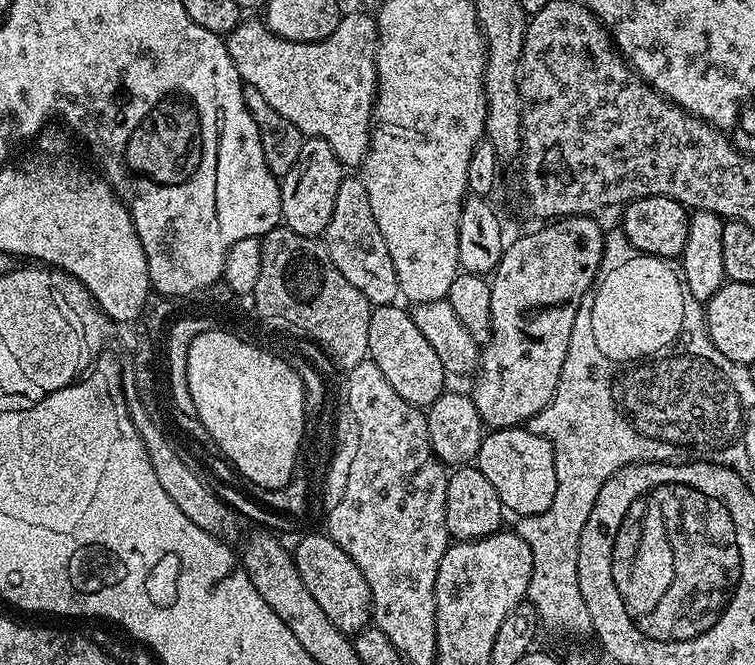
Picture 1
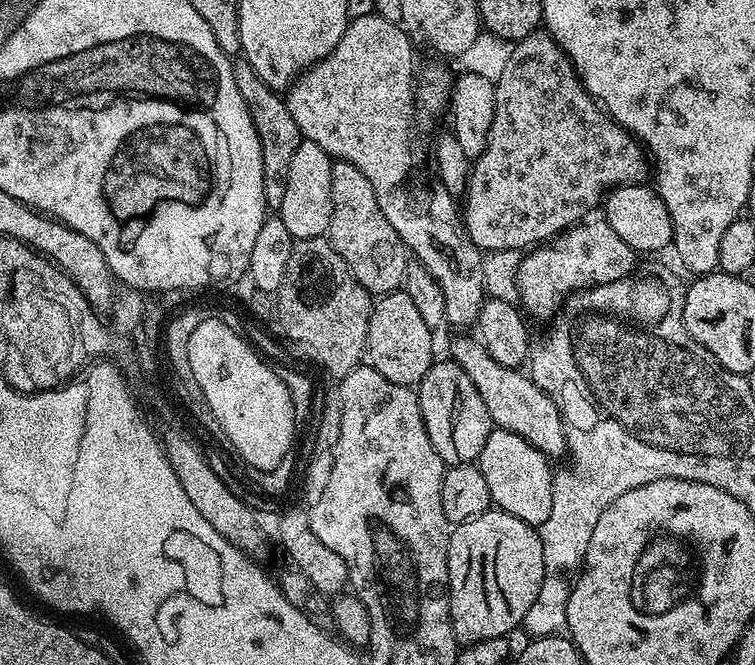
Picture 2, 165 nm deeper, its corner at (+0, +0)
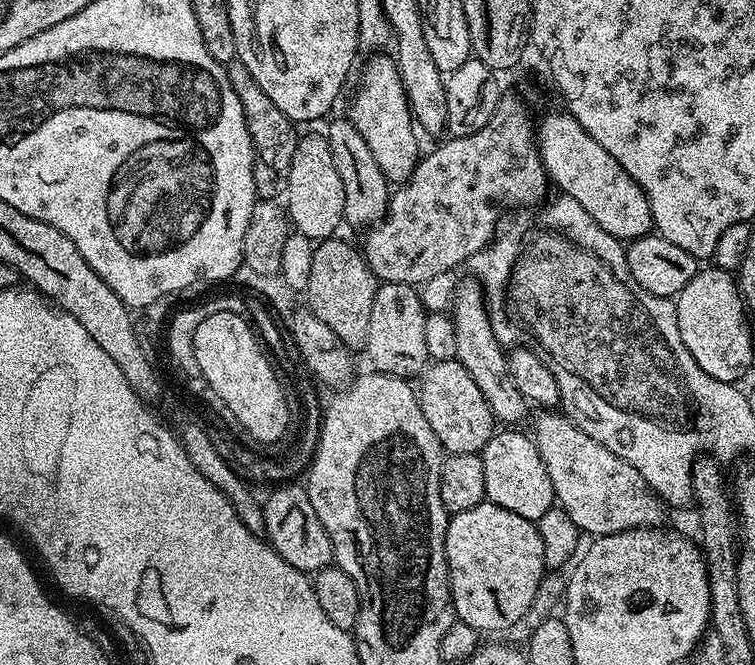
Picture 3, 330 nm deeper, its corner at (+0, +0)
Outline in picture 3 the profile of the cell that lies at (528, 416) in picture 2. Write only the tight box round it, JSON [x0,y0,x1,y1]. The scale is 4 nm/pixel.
[531,410,666,536]

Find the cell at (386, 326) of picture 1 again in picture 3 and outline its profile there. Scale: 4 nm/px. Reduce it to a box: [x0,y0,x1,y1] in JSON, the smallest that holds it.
[366,283,429,377]

